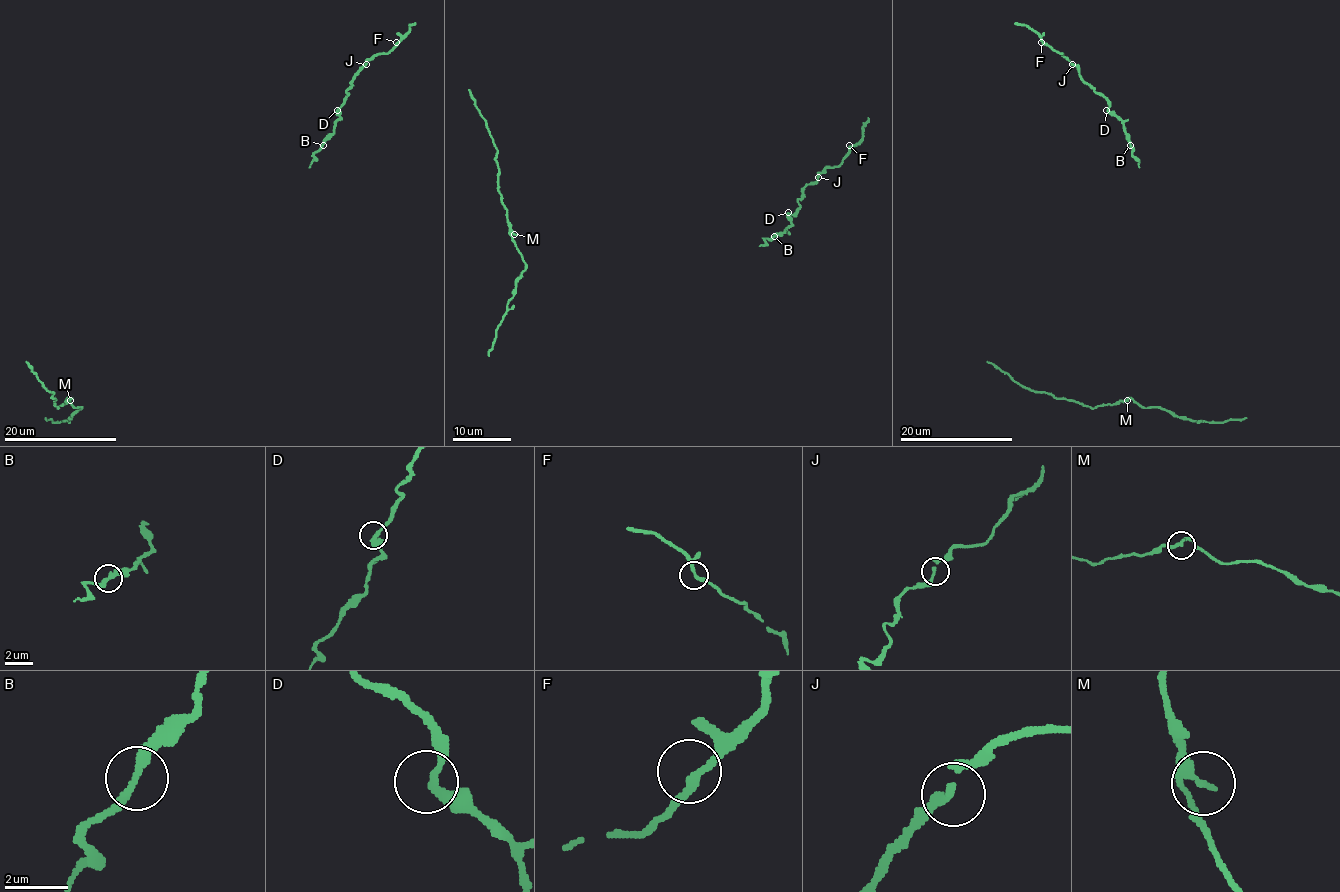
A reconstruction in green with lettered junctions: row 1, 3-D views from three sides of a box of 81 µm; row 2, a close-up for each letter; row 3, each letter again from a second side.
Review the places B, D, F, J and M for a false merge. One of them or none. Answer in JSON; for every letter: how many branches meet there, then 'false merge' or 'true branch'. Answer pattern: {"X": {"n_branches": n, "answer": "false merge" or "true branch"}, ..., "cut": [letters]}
{"B": {"n_branches": 2, "answer": "true branch"}, "D": {"n_branches": 2, "answer": "true branch"}, "F": {"n_branches": 2, "answer": "true branch"}, "J": {"n_branches": 2, "answer": "true branch"}, "M": {"n_branches": 2, "answer": "true branch"}, "cut": []}

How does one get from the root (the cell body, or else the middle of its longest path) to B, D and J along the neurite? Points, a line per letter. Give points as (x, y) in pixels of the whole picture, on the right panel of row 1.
B: (1139, 167), (1130, 145)
D: (1139, 167), (1122, 121), (1106, 110)
J: (1139, 167), (1122, 121), (1108, 110), (1109, 103), (1082, 80), (1079, 70), (1072, 64)

